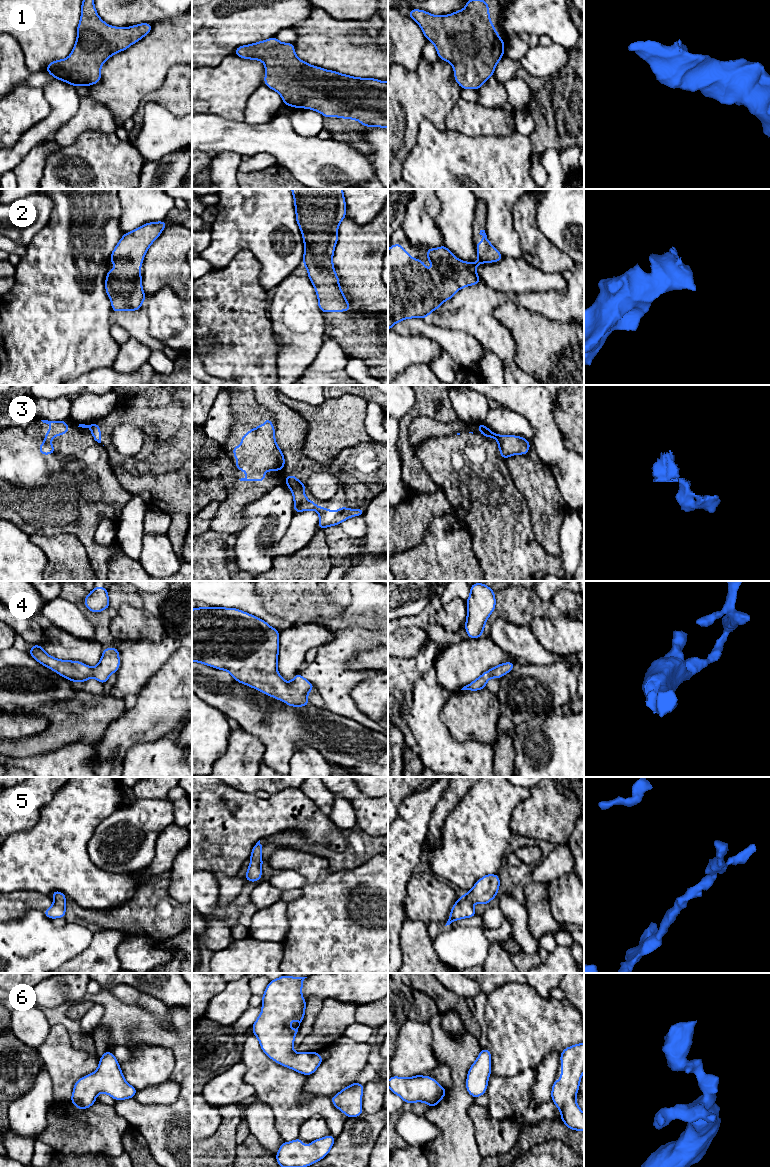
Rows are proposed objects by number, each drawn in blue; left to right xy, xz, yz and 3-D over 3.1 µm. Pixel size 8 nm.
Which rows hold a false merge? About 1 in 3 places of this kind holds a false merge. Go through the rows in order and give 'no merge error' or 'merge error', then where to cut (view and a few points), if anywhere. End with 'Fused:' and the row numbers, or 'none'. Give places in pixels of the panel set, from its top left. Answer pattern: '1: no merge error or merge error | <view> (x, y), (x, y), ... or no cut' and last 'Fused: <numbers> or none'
1: no merge error | no cut
2: no merge error | no cut
3: merge error | xy (88, 425), (89, 428)
4: no merge error | no cut
5: no merge error | no cut
6: no merge error | no cut
Fused: 3

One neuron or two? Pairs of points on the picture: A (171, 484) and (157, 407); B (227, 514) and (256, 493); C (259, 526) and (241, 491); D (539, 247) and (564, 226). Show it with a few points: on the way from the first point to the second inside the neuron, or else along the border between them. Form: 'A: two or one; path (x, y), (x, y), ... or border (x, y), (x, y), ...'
A: one; path (161, 465), (159, 426)
B: one; path (234, 507), (249, 493)
C: two; border (268, 491), (244, 507), (242, 526)
D: two; border (535, 220), (538, 228), (558, 248), (567, 254)

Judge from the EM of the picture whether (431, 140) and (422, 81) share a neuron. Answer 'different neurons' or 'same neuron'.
different neurons

